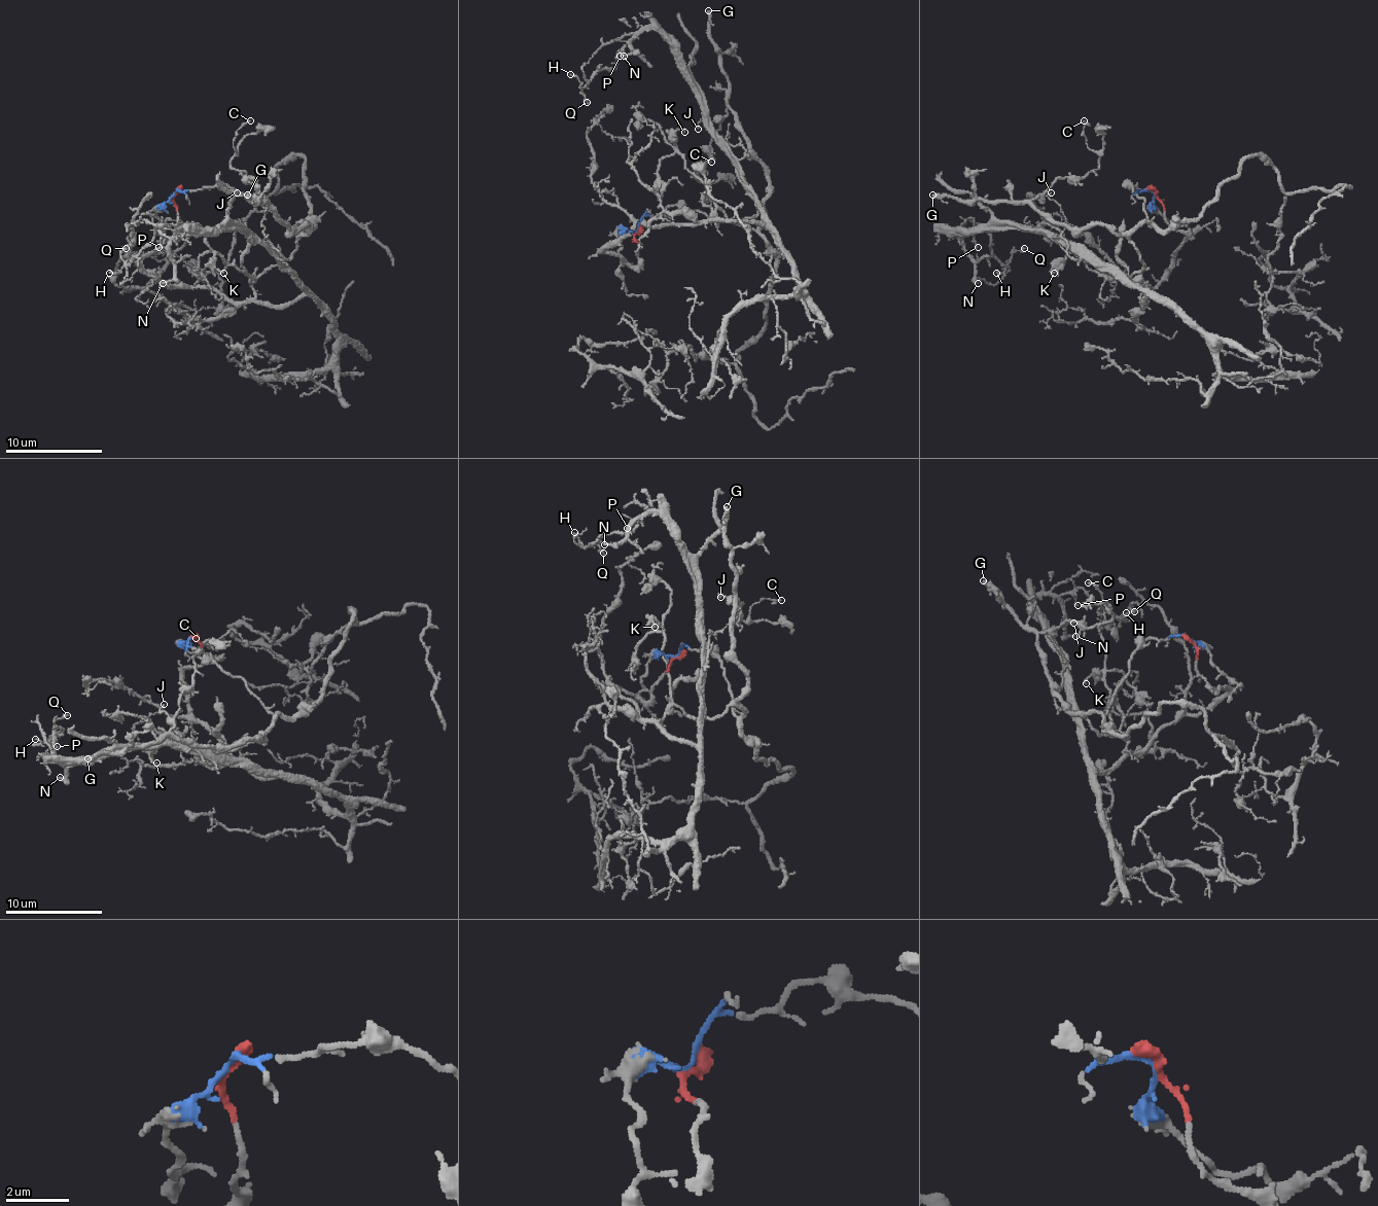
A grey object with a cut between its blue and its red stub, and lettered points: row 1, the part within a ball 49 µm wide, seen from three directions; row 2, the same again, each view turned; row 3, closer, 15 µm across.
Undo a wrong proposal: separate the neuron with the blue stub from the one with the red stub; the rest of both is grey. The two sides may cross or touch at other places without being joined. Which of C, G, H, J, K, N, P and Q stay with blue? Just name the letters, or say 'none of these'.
C, G, J, K

